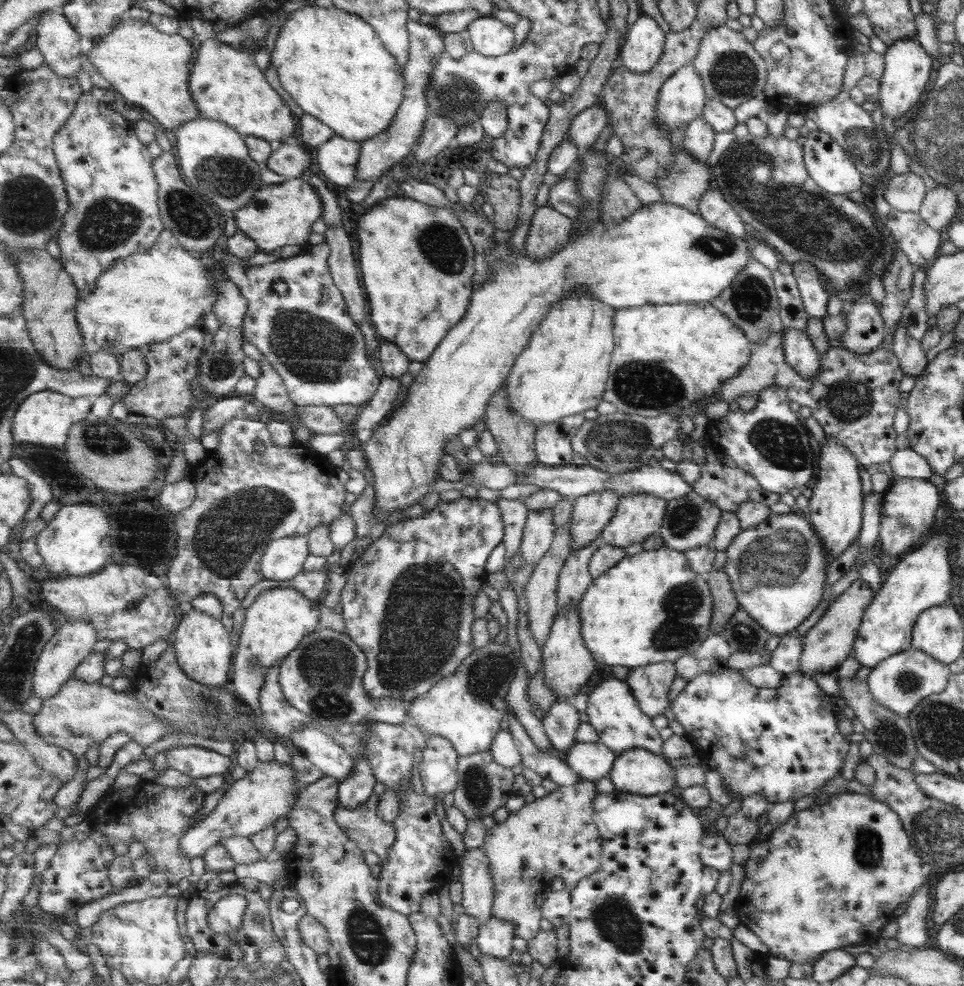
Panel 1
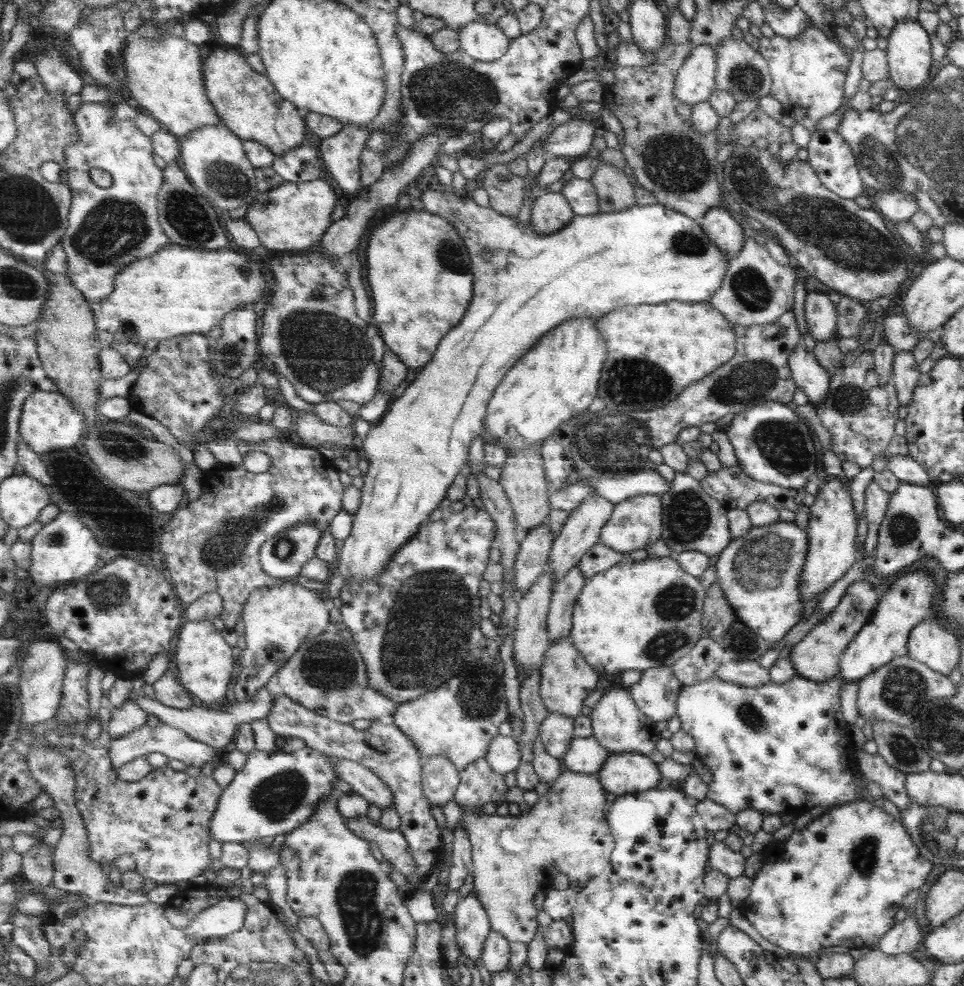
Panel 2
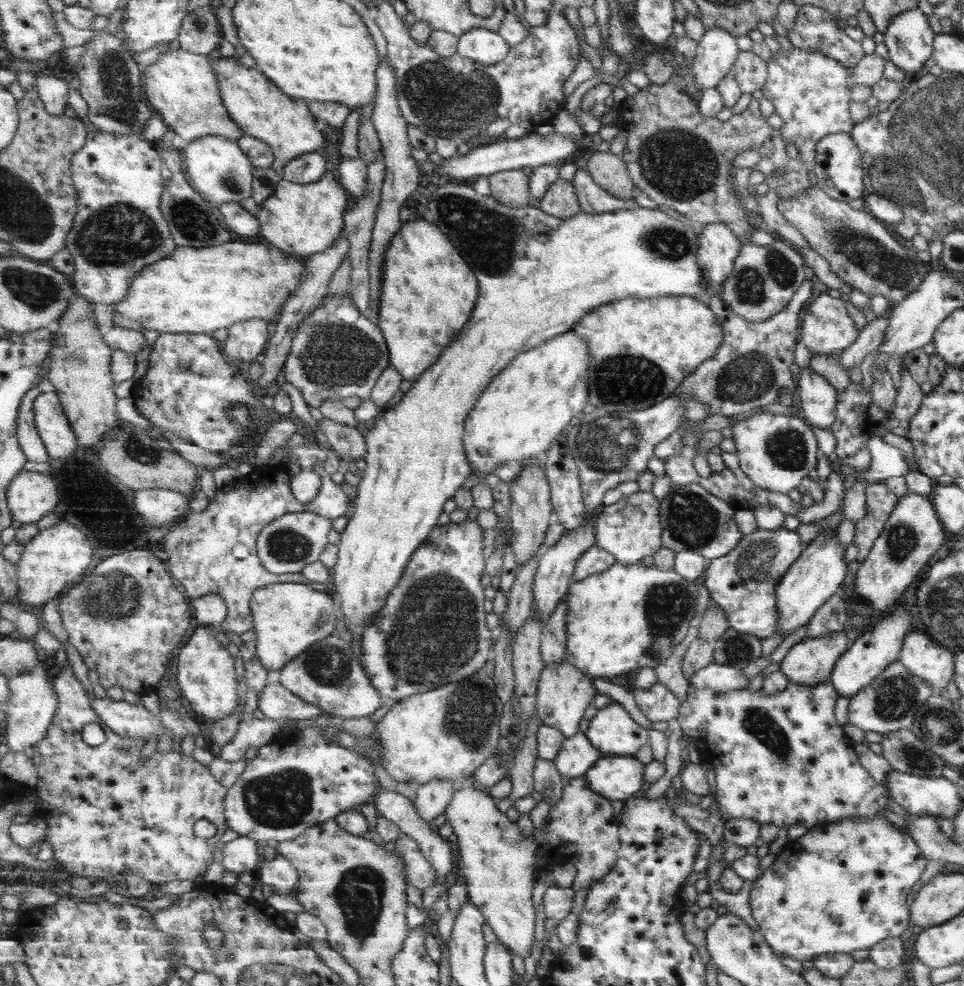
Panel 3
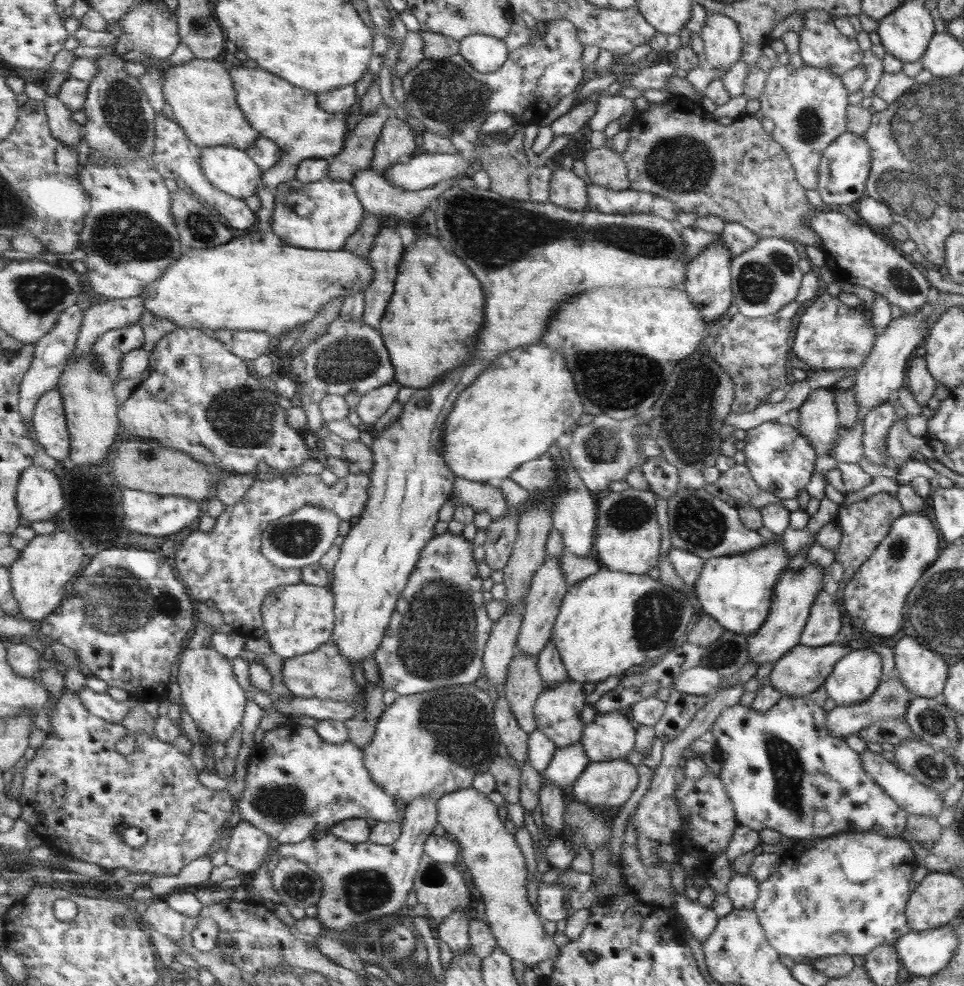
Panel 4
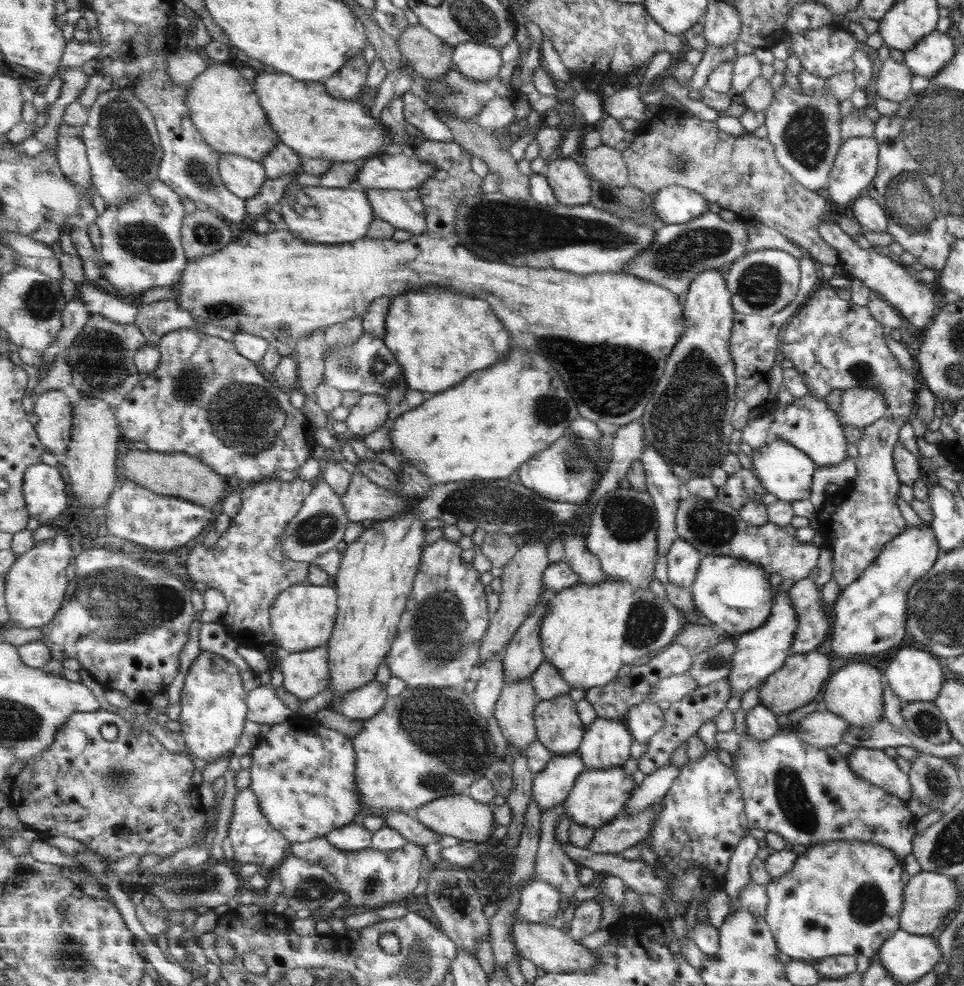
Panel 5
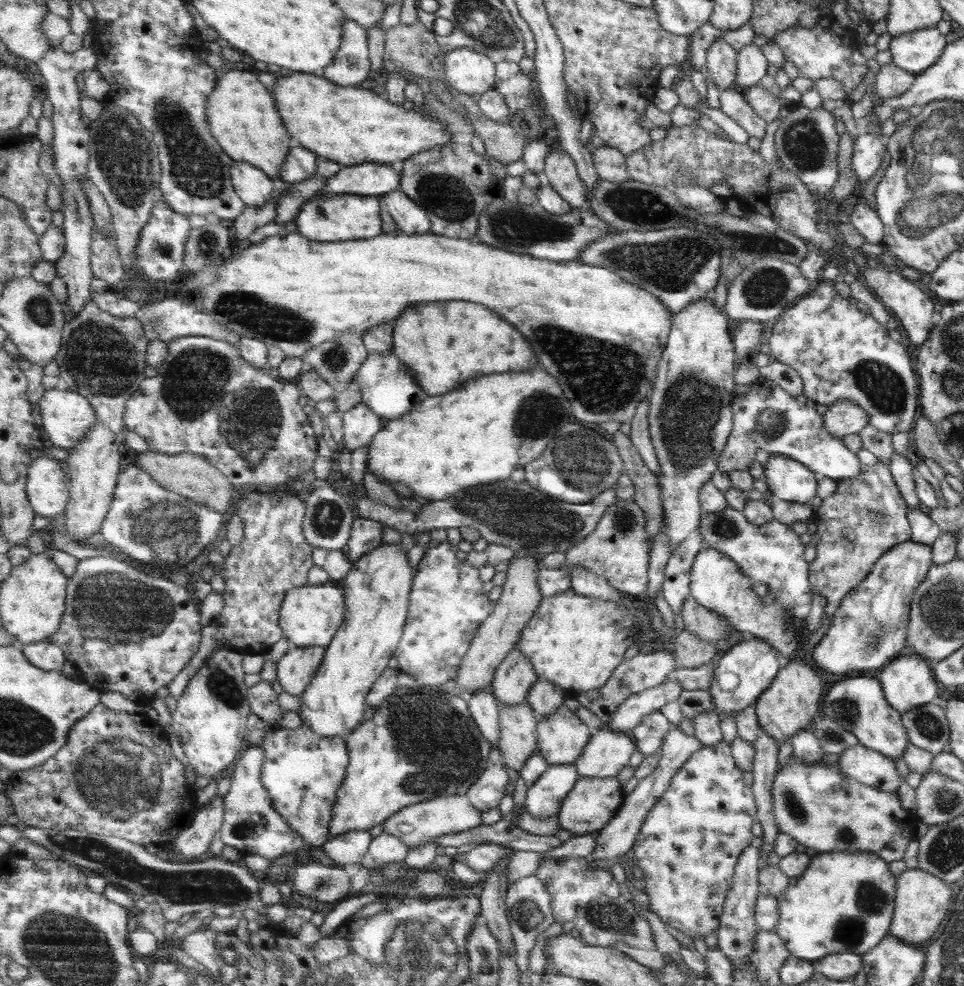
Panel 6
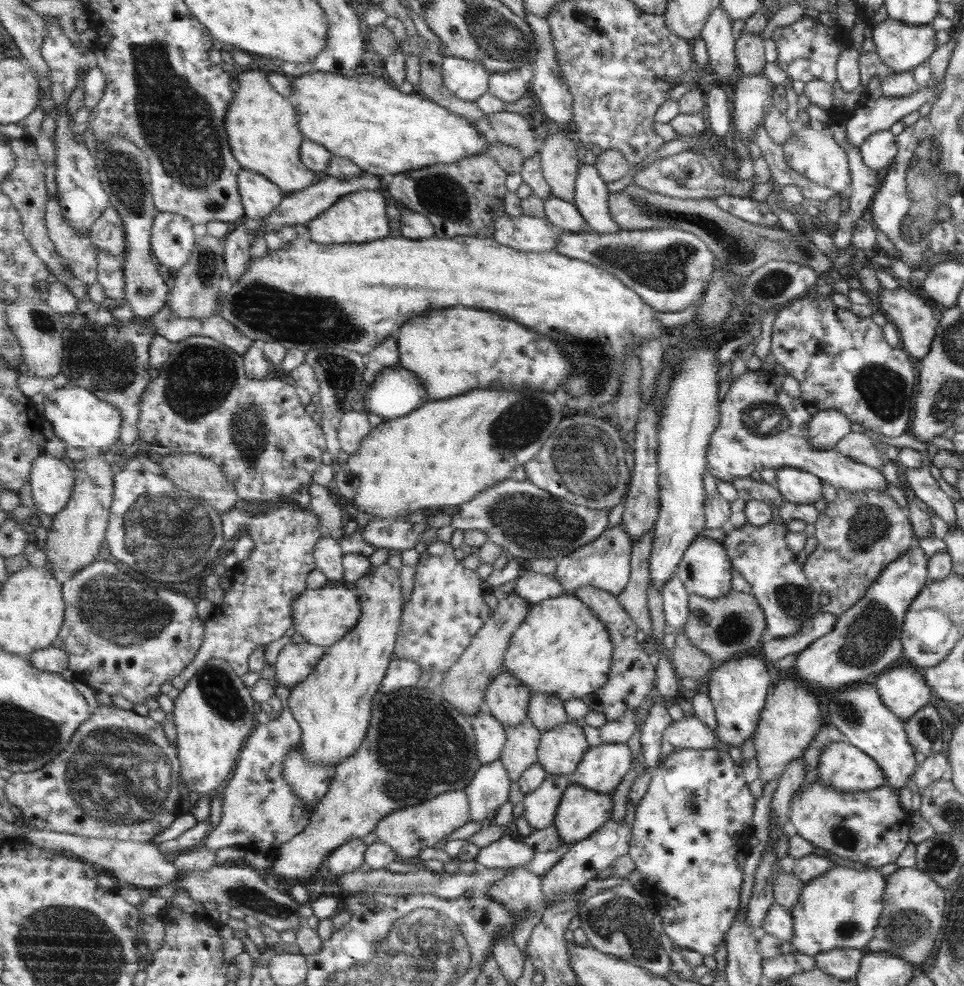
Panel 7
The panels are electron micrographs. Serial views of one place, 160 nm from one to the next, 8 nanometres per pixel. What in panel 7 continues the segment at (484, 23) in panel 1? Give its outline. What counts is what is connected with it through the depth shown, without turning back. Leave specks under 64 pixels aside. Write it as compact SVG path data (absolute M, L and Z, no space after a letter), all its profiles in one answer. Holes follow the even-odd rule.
M444 57L443 82L461 100L476 101L490 90L490 72L485 65L463 57Z

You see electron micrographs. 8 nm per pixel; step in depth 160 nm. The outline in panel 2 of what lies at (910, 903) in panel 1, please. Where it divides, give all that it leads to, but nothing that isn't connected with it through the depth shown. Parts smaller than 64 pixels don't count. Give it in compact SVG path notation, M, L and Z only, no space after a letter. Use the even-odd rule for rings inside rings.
M907 916L878 939L876 948L888 956L910 954L920 947L922 938L923 934L916 924L916 918Z

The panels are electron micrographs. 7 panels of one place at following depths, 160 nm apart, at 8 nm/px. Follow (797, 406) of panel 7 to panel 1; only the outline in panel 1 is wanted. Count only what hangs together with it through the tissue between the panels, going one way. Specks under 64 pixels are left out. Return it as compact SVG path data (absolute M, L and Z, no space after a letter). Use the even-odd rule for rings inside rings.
M784 327L782 331L785 362L805 379L816 377L823 358L813 348L809 337L794 328Z

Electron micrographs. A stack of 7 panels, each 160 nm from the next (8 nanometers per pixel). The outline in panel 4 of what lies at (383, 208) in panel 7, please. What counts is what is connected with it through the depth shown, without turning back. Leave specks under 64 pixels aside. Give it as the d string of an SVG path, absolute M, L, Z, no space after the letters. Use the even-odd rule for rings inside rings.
M326 175L317 182L293 179L275 190L276 205L271 230L287 244L307 250L341 250L347 239L357 232L366 208L359 200L354 185L343 179Z

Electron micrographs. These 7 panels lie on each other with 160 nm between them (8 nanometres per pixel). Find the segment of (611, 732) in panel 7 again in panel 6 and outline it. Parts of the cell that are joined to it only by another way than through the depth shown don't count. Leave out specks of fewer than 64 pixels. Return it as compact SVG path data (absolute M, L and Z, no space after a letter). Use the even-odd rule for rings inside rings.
M674 678L667 679L664 684L645 690L627 699L614 714L607 726L615 732L624 732L632 736L635 727L655 711L660 711L665 704L675 702L683 693L683 686Z

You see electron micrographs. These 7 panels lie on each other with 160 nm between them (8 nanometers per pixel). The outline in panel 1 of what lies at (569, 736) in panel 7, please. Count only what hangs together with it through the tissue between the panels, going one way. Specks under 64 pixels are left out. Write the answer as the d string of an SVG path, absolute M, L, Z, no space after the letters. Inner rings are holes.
M579 605L558 612L549 638L542 646L542 653L544 654L546 683L557 694L557 700L563 700L563 698L570 700L580 694L579 691L591 680L597 666L595 666L596 660L590 649L587 648L586 640L582 635L582 616Z

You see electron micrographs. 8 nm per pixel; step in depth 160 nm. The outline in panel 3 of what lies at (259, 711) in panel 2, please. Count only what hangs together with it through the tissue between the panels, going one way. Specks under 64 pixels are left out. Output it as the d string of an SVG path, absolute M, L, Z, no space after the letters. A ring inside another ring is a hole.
M281 682L268 684L261 692L258 708L271 719L307 720L320 716L332 716L320 706L307 703L290 692Z

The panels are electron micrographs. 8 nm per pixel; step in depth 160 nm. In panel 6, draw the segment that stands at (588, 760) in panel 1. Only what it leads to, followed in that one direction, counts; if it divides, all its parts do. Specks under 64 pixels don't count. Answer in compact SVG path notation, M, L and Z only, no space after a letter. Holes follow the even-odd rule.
M575 764L549 765L533 786L528 787L526 810L540 819L557 817L579 777Z

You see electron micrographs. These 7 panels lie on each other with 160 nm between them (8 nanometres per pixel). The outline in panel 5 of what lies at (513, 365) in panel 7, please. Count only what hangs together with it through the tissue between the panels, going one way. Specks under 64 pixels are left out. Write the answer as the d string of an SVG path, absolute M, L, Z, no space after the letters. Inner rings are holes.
M429 285L419 292L407 292L393 300L386 322L386 345L394 352L402 365L408 388L420 390L425 396L446 391L463 382L471 372L489 368L509 354L509 334L501 320L493 314L491 304L463 292Z

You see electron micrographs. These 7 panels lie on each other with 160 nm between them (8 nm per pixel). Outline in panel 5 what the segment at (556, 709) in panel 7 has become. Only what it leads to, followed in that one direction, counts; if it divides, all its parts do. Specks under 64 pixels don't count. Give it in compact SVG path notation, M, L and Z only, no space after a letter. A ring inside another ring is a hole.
M547 661L539 666L531 679L535 687L535 696L538 696L539 701L553 700L557 696L570 694L573 689L559 669Z

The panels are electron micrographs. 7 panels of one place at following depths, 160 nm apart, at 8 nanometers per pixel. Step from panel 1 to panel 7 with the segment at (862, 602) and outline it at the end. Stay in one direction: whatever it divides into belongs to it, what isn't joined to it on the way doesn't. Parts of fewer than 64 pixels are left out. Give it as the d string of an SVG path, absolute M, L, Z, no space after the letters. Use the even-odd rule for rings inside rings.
M793 674L786 676L772 686L767 693L758 724L752 739L755 760L762 782L777 778L789 760L801 757L807 745L813 740L822 725L819 706L811 691L807 692Z

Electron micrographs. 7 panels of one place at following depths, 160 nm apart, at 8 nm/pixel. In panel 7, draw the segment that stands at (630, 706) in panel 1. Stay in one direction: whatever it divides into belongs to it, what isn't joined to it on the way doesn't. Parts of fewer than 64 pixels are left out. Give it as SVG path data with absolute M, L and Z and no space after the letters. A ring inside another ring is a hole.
M626 743L600 744L590 747L571 780L588 789L612 795L631 770L631 762L631 748Z

